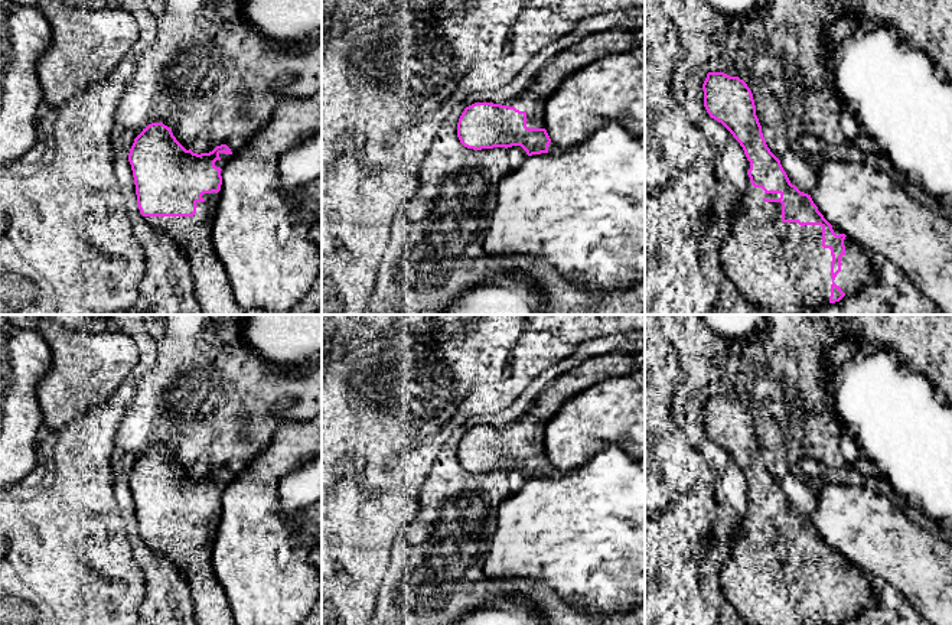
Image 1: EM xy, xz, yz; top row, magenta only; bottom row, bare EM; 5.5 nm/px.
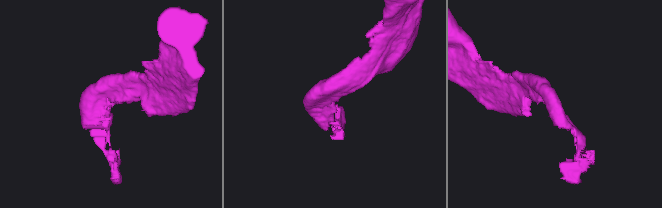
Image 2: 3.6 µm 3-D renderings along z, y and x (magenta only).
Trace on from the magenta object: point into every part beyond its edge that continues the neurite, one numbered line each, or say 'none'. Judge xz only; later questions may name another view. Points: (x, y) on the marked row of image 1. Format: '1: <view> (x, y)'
1: xz (532, 100)

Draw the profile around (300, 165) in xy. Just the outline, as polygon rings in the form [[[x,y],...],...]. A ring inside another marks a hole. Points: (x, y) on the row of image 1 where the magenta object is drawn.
[[[322,133],[286,149],[278,159],[281,186],[297,191],[322,176]]]

